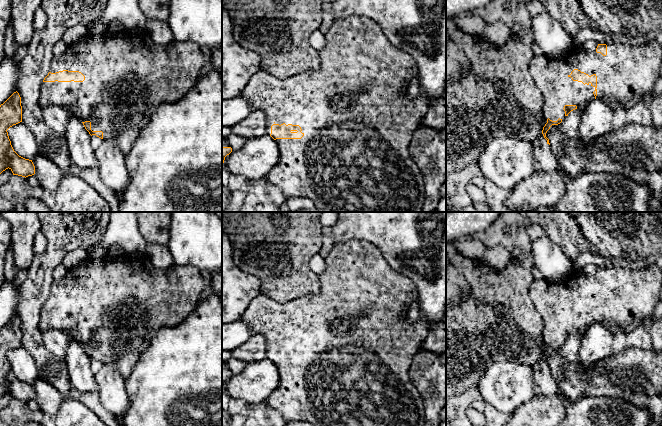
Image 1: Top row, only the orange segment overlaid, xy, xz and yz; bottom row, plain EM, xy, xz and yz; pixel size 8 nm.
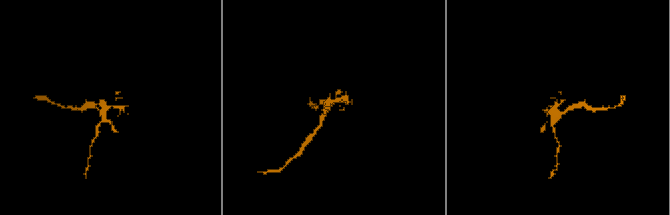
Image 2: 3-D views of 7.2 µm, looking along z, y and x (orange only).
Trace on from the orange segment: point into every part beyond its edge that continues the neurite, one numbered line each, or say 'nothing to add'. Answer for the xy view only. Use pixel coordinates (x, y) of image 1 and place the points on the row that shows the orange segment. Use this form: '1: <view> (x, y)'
1: xy (127, 78)

